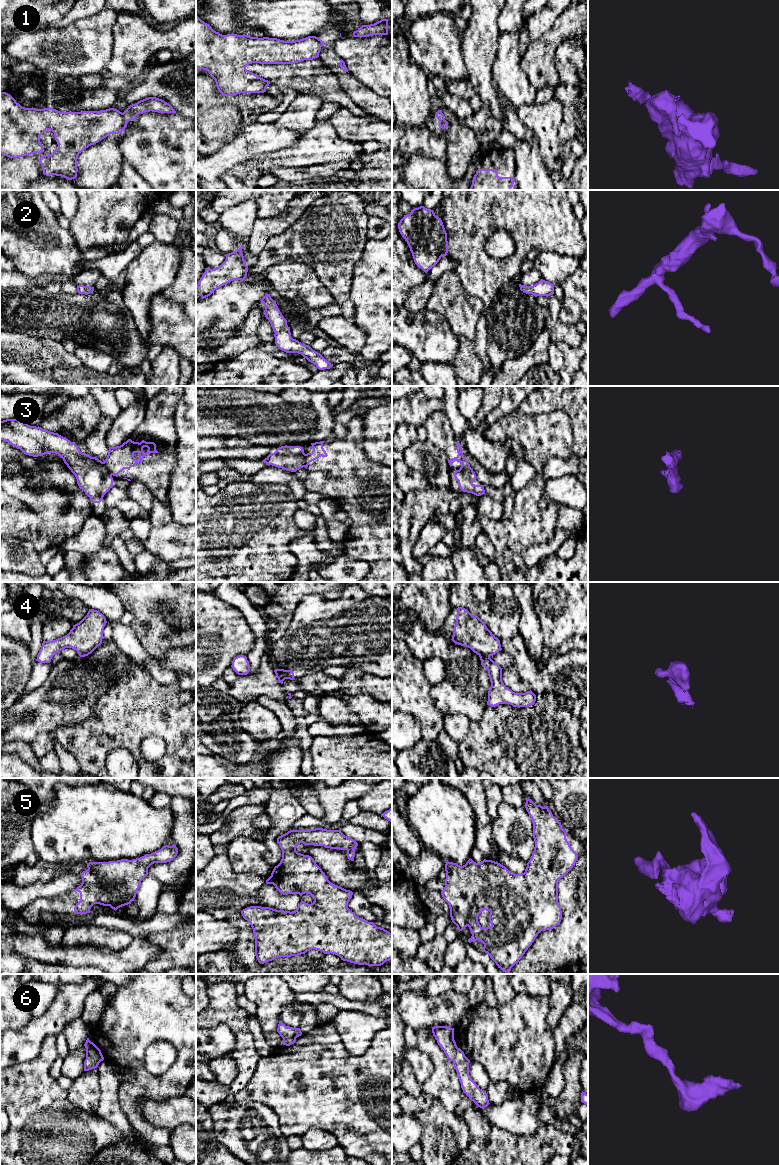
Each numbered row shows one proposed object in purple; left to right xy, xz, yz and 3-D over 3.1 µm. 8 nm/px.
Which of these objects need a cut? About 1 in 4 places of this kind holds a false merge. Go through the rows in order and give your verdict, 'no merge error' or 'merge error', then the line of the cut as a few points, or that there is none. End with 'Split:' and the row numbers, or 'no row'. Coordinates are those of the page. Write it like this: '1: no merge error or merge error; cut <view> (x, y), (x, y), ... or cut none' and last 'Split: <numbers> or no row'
1: merge error; cut xy (122, 113), (127, 121)
2: no merge error; cut none
3: merge error; cut xy (103, 462), (111, 475)
4: merge error; cut xz (279, 669), (282, 671), (284, 679)
5: no merge error; cut none
6: no merge error; cut none
Split: 1, 3, 4

